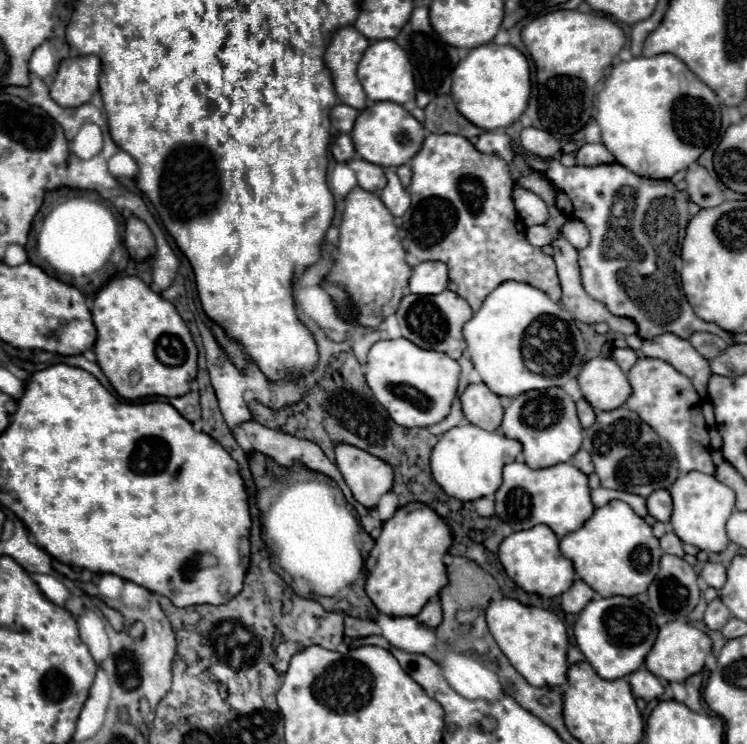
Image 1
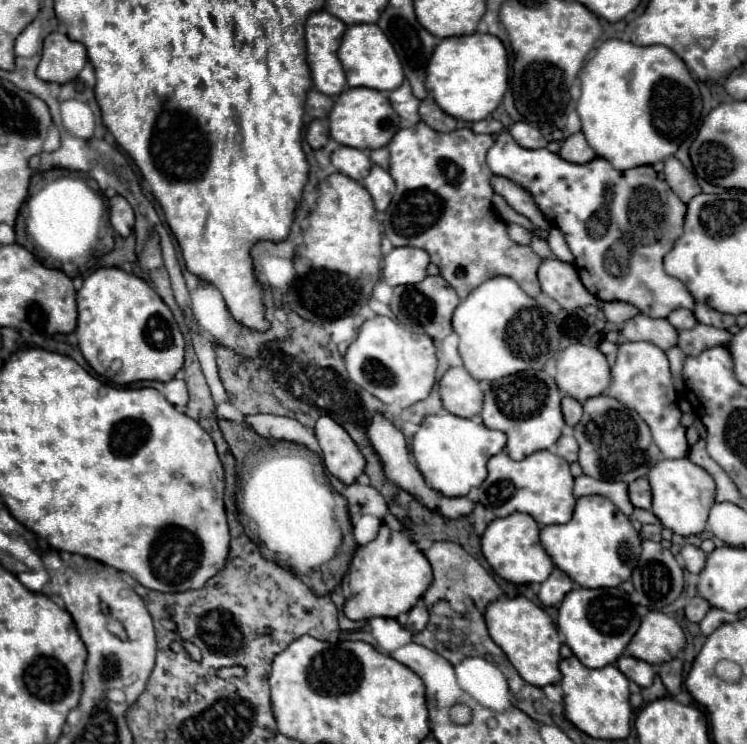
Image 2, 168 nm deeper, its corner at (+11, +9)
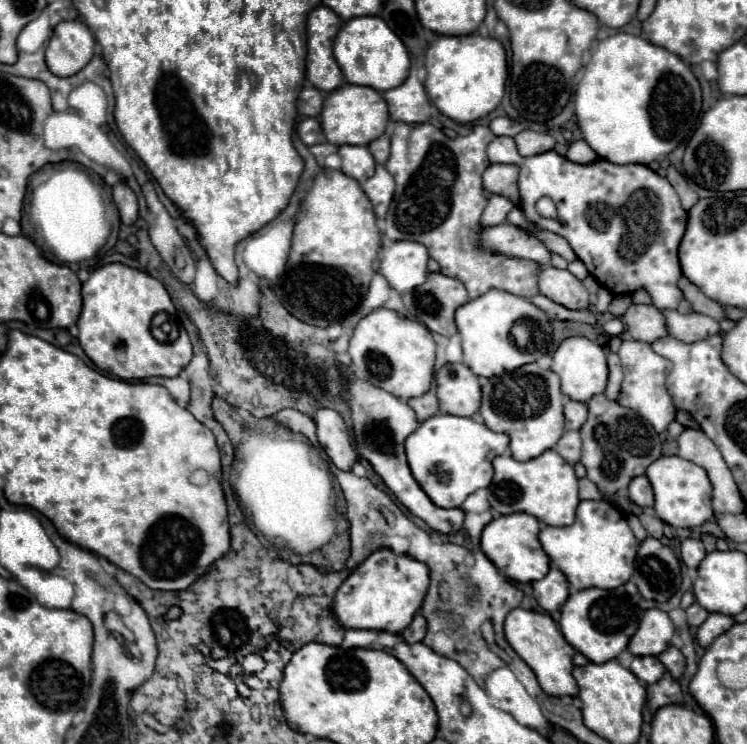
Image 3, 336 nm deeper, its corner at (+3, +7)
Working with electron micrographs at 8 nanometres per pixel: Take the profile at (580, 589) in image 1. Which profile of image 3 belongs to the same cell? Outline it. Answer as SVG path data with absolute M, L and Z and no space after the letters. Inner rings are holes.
M551 566L549 574L543 580L533 582L533 596L543 610L559 610L561 604L565 604L569 598L569 582L565 580L565 574L557 566Z

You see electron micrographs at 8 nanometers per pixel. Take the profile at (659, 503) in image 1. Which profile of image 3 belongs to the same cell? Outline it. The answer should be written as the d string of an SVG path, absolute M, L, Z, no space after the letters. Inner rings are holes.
M637 476L637 478L631 480L631 484L629 484L629 498L631 498L631 502L635 502L641 508L653 506L653 502L655 502L653 500L653 488L651 488L647 476Z

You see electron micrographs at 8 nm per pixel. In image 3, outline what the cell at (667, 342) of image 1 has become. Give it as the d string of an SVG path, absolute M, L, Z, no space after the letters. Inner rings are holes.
M631 304L623 314L623 322L627 324L627 330L633 340L651 344L661 336L669 336L669 330L665 328L665 316L655 306Z

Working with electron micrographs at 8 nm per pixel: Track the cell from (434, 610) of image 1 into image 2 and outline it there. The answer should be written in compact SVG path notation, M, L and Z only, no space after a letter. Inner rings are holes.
M417 604L417 606L413 606L413 608L409 610L405 628L407 628L411 634L417 634L417 632L421 632L421 630L427 626L427 622L429 622L429 612L427 612L427 608L425 608L423 604Z

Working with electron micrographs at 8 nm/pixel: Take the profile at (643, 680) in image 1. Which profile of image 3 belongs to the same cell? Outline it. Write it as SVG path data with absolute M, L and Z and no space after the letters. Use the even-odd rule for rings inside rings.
M635 656L631 662L631 672L645 684L655 684L663 672L665 666L659 662L657 656Z

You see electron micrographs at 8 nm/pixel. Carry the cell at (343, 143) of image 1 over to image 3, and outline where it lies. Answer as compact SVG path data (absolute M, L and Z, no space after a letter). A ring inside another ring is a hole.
M303 118L297 126L297 134L299 138L307 144L307 146L313 146L313 144L319 144L321 142L321 124L317 118Z

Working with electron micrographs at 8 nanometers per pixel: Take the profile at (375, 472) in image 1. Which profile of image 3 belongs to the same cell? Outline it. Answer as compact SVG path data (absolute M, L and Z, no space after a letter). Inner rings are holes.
M321 408L315 414L315 424L317 424L317 438L331 462L339 468L349 472L353 464L357 462L355 448L351 446L349 438L349 428L343 422L343 418L329 408Z

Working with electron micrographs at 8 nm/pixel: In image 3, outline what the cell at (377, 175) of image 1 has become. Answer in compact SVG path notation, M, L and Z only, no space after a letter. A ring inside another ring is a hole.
M339 146L339 156L343 160L343 172L359 184L365 184L373 176L375 158L367 146Z

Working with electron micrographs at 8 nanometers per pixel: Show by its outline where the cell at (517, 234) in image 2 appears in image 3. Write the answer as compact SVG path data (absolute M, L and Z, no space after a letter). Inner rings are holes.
M499 224L499 226L485 228L479 242L487 250L501 252L505 256L515 256L515 258L527 258L539 264L547 264L551 256L545 244L539 242L533 234L525 232L523 228L511 226L511 224Z

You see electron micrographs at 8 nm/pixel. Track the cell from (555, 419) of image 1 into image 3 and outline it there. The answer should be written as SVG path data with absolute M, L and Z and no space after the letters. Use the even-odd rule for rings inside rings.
M525 364L499 378L483 380L483 402L481 416L493 432L503 432L511 438L511 454L515 460L525 462L541 456L553 448L565 432L563 400L559 388L559 376L551 370L543 370L537 364Z

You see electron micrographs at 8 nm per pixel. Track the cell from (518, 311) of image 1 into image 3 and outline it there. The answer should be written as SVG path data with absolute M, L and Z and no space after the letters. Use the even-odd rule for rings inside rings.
M497 288L457 308L455 324L463 338L463 360L477 376L485 376L485 378L501 376L501 372L511 372L513 368L521 368L525 364L537 362L541 356L553 354L555 350L553 326L547 314L541 308L537 308L531 300L513 296L509 292L501 292ZM517 322L527 322L527 326L531 328L531 340L525 348L519 348L511 340L511 328Z

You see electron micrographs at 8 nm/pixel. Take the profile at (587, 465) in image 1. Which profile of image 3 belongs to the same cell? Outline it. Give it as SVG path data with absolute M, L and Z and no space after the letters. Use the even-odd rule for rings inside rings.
M565 432L553 450L557 454L561 454L571 466L575 466L581 460L581 436L579 436L579 432Z

